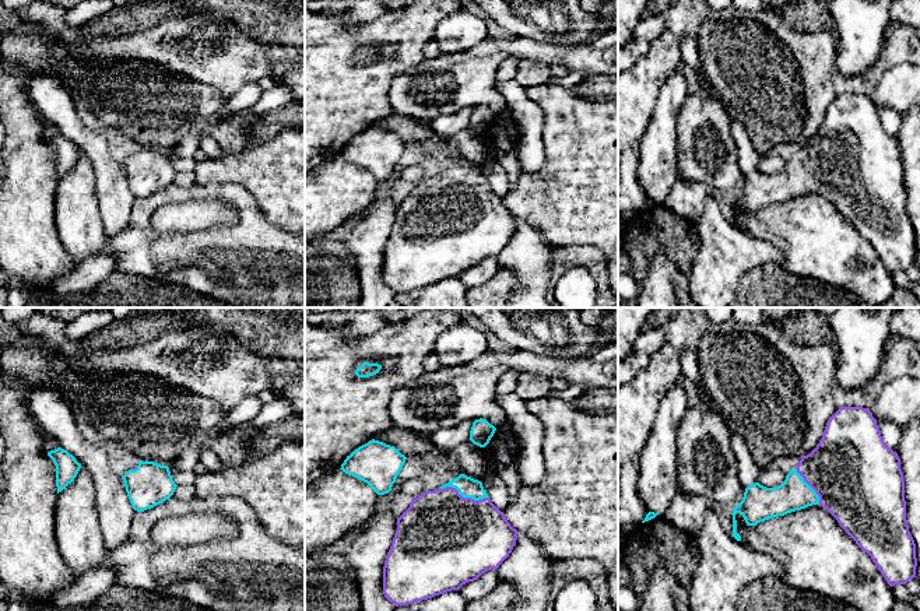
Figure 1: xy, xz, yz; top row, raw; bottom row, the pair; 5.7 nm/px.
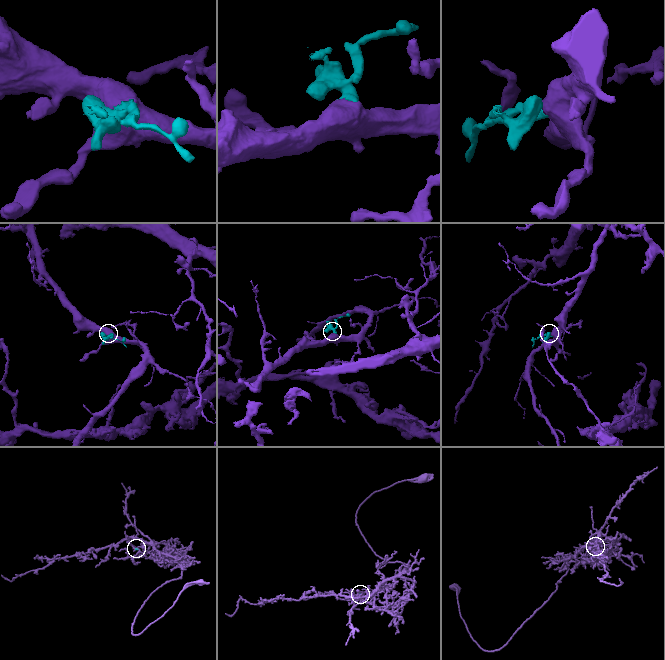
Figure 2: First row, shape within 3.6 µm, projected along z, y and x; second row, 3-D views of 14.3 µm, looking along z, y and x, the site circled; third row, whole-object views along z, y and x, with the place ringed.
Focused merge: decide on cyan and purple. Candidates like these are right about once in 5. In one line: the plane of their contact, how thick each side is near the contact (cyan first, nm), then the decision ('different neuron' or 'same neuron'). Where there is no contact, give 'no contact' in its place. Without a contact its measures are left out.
xz | 120/500 nm | same neuron

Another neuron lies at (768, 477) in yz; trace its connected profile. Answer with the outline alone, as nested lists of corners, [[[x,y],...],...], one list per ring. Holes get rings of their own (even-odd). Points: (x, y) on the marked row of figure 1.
[[[762,467],[759,473],[758,482],[766,488],[775,488],[784,482],[786,474],[780,470]]]

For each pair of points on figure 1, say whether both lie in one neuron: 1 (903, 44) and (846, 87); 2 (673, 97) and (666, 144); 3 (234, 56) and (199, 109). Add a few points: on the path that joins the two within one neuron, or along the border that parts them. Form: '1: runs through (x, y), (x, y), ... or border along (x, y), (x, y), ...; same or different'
1: runs through (888, 59), (868, 81), (861, 83); same
2: runs through (667, 108), (666, 133); same
3: runs through (221, 69), (199, 91), (199, 97); same

